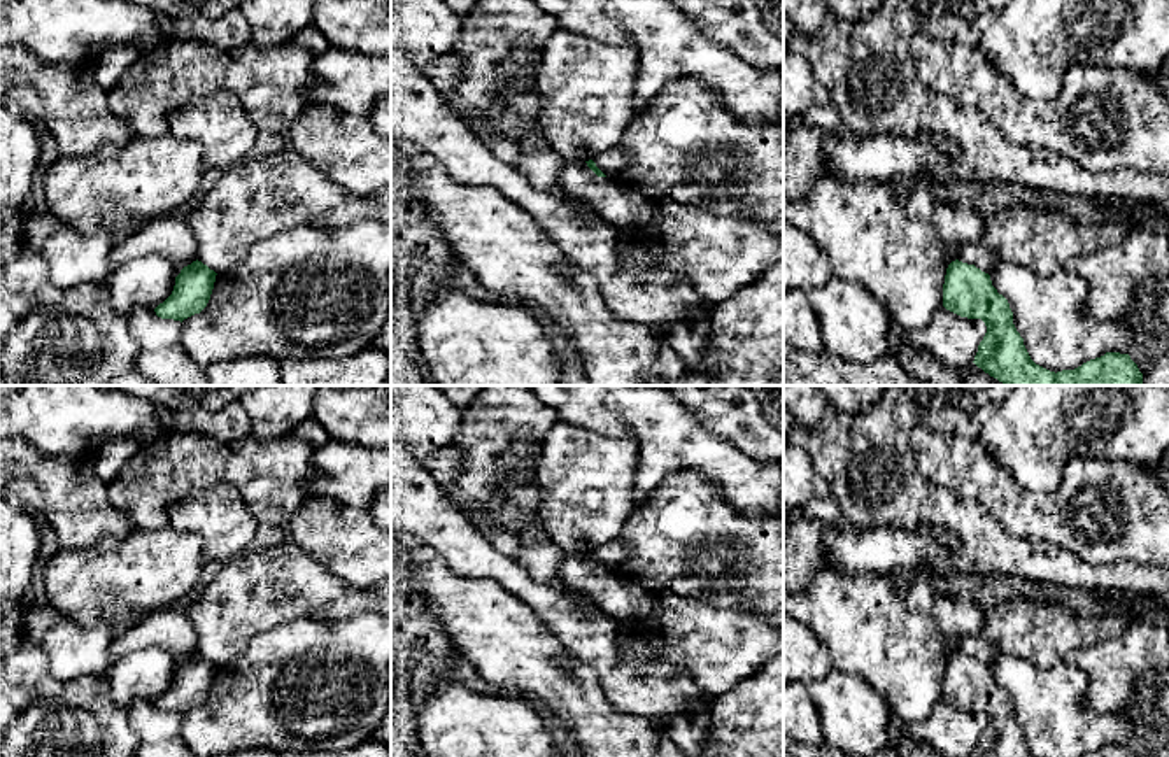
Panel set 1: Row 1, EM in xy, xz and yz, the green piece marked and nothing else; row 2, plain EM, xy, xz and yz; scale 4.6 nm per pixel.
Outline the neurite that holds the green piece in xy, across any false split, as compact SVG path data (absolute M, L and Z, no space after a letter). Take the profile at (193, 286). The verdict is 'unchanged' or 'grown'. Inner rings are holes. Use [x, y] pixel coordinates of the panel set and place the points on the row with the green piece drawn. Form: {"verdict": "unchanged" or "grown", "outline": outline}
{"verdict": "unchanged", "outline": "M198 259L184 266L175 277L172 294L154 308L156 315L182 322L200 314L210 300L216 275L214 270Z"}

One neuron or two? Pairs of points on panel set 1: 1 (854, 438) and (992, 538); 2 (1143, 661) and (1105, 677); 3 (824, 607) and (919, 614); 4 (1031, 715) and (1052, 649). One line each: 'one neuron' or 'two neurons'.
1: one neuron
2: one neuron
3: one neuron
4: two neurons

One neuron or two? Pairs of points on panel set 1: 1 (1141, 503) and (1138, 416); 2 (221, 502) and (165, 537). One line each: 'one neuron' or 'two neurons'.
1: two neurons
2: two neurons

